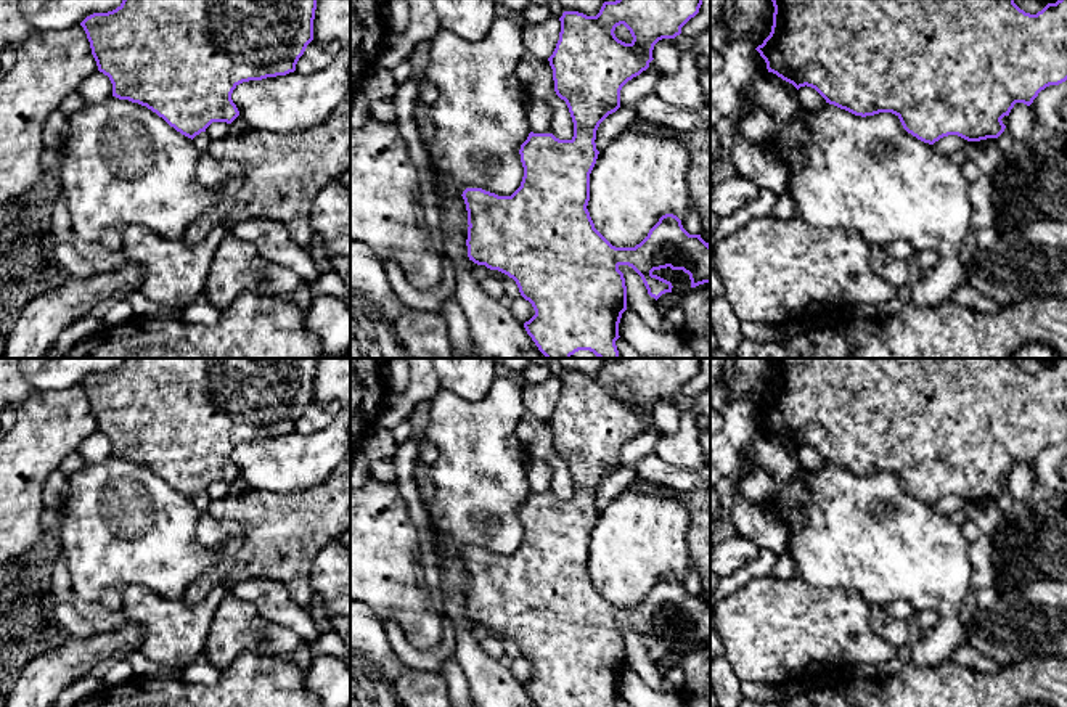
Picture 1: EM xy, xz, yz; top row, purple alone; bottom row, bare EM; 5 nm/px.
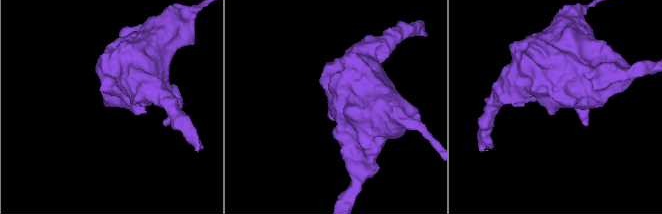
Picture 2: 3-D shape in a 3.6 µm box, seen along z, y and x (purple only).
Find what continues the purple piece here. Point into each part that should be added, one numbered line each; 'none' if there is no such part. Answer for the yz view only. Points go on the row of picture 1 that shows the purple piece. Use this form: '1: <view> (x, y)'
none

